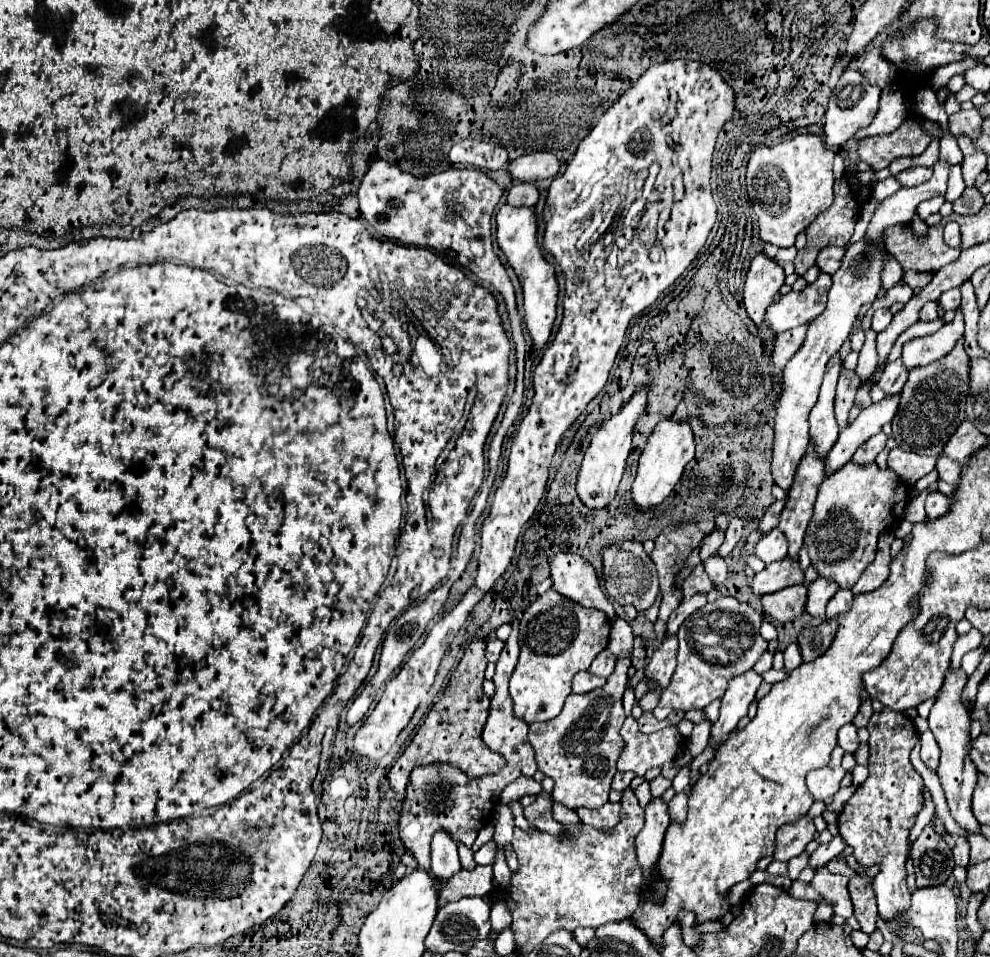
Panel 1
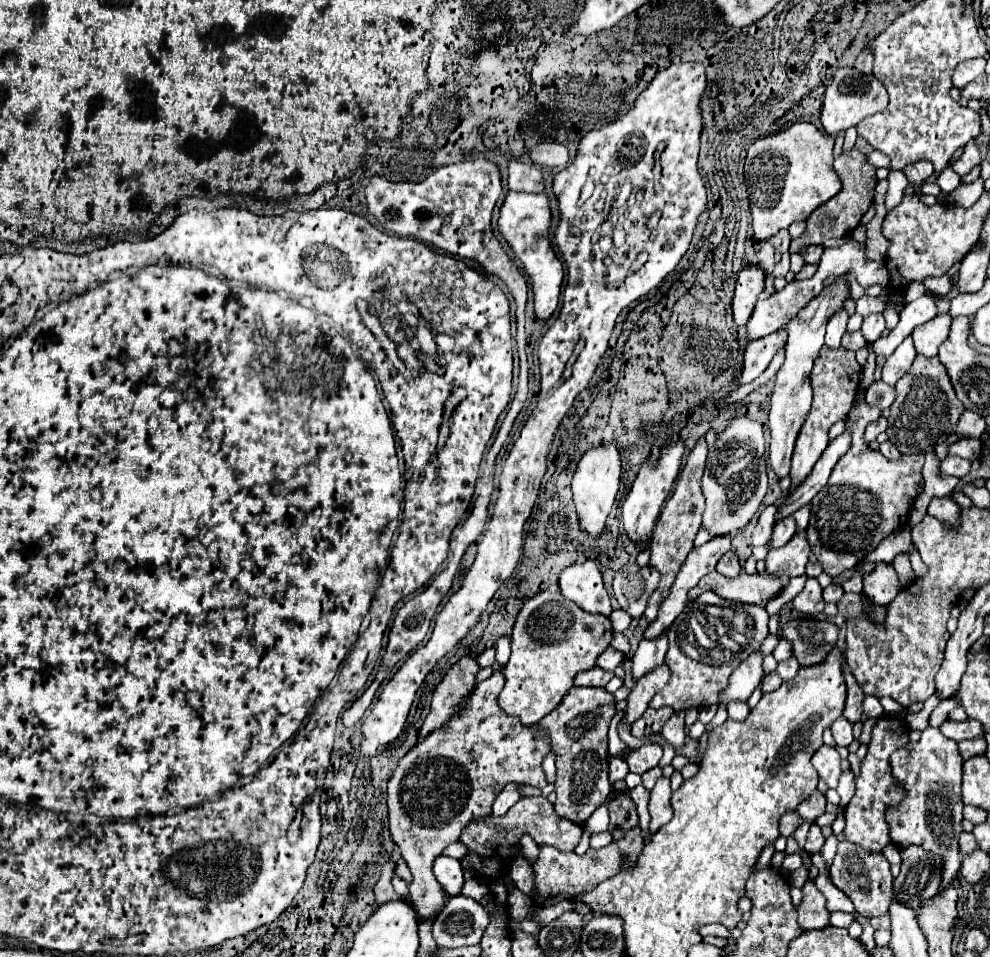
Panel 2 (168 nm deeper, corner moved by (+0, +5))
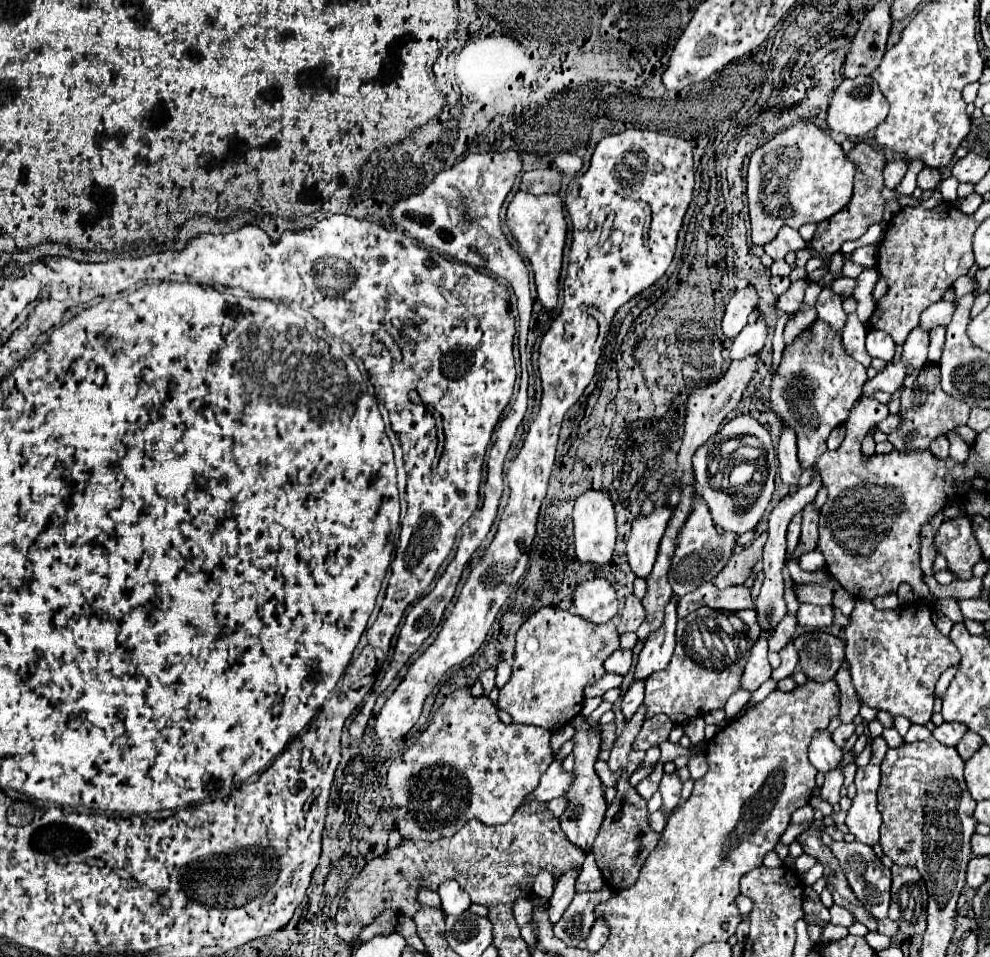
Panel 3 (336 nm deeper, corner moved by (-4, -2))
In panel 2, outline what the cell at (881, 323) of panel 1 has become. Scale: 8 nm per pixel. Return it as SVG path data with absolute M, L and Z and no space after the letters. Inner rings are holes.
M875 313L875 315L869 315L863 319L863 325L861 325L861 333L865 337L867 343L873 343L877 341L885 331L885 319L881 313Z

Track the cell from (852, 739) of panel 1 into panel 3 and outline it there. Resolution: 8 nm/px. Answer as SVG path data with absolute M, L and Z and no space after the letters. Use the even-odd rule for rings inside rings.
M841 724L833 734L831 734L831 738L833 738L833 742L839 746L839 748L843 748L845 746L845 742L849 740L849 736L855 732L855 724Z

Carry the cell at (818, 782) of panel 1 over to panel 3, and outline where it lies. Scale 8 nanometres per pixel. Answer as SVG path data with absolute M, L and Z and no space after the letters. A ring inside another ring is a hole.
M821 730L813 736L813 742L809 746L809 762L823 774L827 774L829 770L833 770L833 766L837 766L837 762L841 760L843 750L837 748L831 742L831 736L827 730Z

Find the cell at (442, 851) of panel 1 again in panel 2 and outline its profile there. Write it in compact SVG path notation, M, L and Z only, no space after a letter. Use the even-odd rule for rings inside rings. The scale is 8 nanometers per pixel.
M437 857L435 865L433 865L433 873L449 897L455 897L461 893L465 879L463 879L463 871L461 871L461 865L457 859Z

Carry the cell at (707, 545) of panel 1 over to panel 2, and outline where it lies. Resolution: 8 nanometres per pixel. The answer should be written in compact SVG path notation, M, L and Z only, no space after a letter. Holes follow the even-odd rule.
M735 417L729 421L723 433L717 435L715 445L709 447L701 491L707 501L703 527L713 535L733 535L753 519L767 493L767 459L761 423L749 417Z

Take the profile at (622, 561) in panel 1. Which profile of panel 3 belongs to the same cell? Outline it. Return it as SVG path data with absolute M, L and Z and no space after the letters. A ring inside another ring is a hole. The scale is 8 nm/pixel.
M631 594L625 602L623 612L621 612L621 622L617 624L617 630L619 630L619 634L635 632L643 620L645 620L645 608L643 608L641 600Z

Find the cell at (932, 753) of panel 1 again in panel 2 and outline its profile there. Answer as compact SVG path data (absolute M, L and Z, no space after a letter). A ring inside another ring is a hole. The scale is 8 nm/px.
M927 727L921 733L917 743L905 743L899 747L891 759L891 775L897 785L905 791L905 797L899 803L887 807L885 819L889 825L891 843L899 849L909 845L919 845L929 853L935 853L943 859L941 869L941 887L947 889L949 883L957 877L961 869L959 855L959 835L963 821L963 799L961 799L961 767L963 759L957 751L957 743L941 735L939 729Z

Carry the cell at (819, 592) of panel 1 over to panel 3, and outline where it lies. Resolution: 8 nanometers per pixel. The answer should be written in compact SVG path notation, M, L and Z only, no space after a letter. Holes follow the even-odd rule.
M803 602L799 606L799 612L797 612L797 622L801 626L809 626L809 628L831 626L831 622L833 622L833 606L817 606L817 604Z

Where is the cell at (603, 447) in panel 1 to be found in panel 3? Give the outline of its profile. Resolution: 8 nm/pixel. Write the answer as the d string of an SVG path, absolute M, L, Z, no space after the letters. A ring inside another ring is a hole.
M589 488L575 500L573 508L573 524L575 524L575 552L581 562L605 564L613 556L615 538L617 538L617 520L615 520L615 506L611 494L607 490Z

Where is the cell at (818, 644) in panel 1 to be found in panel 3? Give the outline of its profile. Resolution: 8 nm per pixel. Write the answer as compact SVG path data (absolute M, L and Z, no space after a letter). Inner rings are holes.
M825 632L797 636L793 644L799 654L799 670L815 682L831 680L845 658L845 642Z

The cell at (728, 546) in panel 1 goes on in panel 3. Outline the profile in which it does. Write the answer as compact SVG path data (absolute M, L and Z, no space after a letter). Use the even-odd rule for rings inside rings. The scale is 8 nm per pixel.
M673 596L671 602L665 606L665 620L661 628L653 632L645 640L645 646L637 658L637 668L635 668L635 680L637 678L647 678L657 670L663 670L669 664L669 658L675 650L675 622L677 622L677 602L679 596Z

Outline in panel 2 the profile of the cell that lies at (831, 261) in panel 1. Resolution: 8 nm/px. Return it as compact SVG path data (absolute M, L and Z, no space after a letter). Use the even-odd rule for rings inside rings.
M811 245L811 247L803 247L799 253L805 259L805 263L819 263L819 259L823 255L823 247L821 245Z

